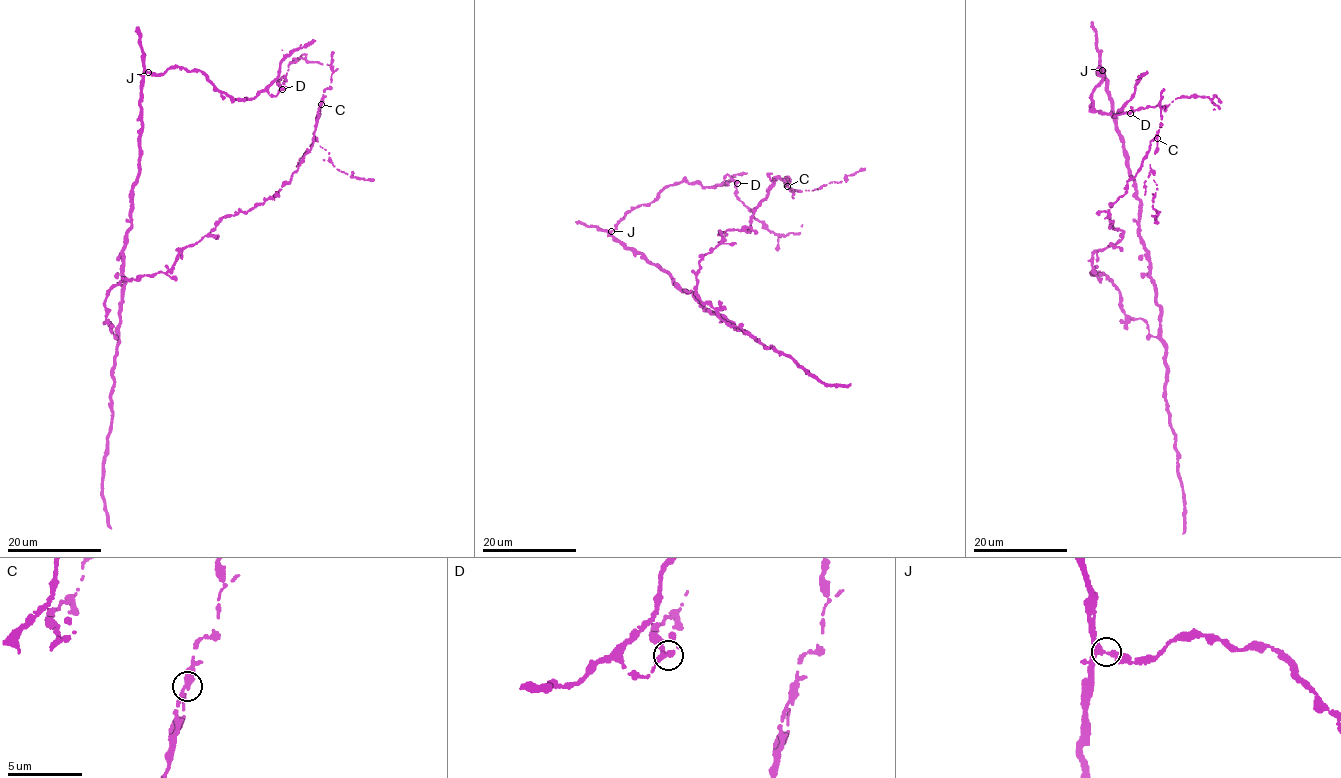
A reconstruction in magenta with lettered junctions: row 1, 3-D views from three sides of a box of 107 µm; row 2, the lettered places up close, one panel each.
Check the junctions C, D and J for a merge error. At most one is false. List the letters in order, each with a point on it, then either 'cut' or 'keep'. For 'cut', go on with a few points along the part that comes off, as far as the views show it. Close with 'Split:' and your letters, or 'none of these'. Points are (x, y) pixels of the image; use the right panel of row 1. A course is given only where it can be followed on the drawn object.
C: (1157, 138) | cut
D: (1130, 113) | keep
J: (1102, 70) | keep
Split: C

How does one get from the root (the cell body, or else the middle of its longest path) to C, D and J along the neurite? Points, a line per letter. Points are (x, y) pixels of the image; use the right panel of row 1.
C: (1154, 291), (1156, 337), (1124, 313), (1120, 291), (1093, 274), (1092, 259), (1121, 238), (1108, 210), (1157, 138)
D: (1154, 291), (1136, 184), (1098, 68), (1095, 109), (1115, 116), (1120, 111), (1115, 117), (1130, 113)
J: (1154, 291), (1149, 252), (1138, 228), (1136, 184), (1102, 70)

